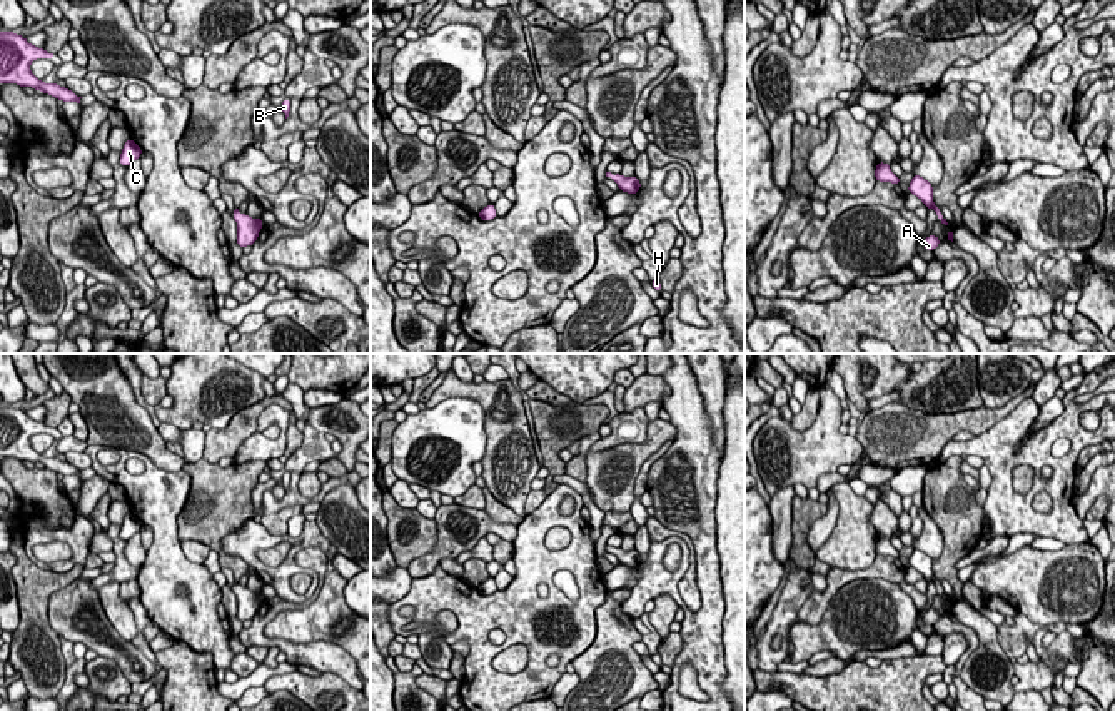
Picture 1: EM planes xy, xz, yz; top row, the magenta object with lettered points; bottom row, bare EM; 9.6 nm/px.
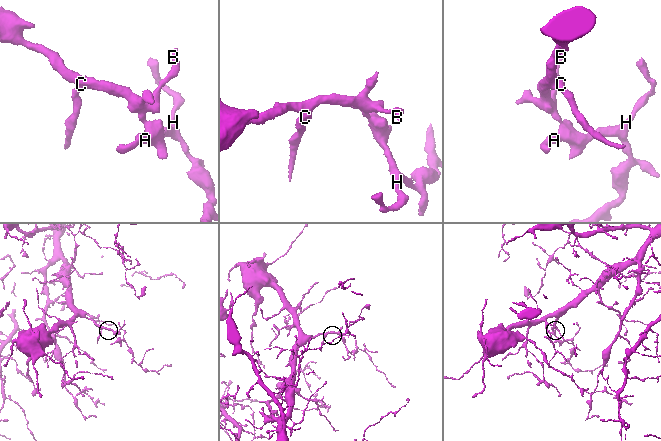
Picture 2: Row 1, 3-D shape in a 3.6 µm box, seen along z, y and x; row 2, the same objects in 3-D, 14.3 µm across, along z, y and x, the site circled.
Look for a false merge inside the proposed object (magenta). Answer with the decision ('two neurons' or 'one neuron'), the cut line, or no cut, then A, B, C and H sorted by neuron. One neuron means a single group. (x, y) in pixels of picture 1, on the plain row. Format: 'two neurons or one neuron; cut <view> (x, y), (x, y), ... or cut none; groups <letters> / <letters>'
one neuron; cut none; groups A B C H

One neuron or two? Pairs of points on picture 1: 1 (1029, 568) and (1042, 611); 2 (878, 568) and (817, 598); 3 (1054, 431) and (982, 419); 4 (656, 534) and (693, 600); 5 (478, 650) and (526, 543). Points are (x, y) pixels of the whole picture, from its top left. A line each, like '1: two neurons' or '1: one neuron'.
1: one neuron
2: one neuron
3: two neurons
4: one neuron
5: one neuron

